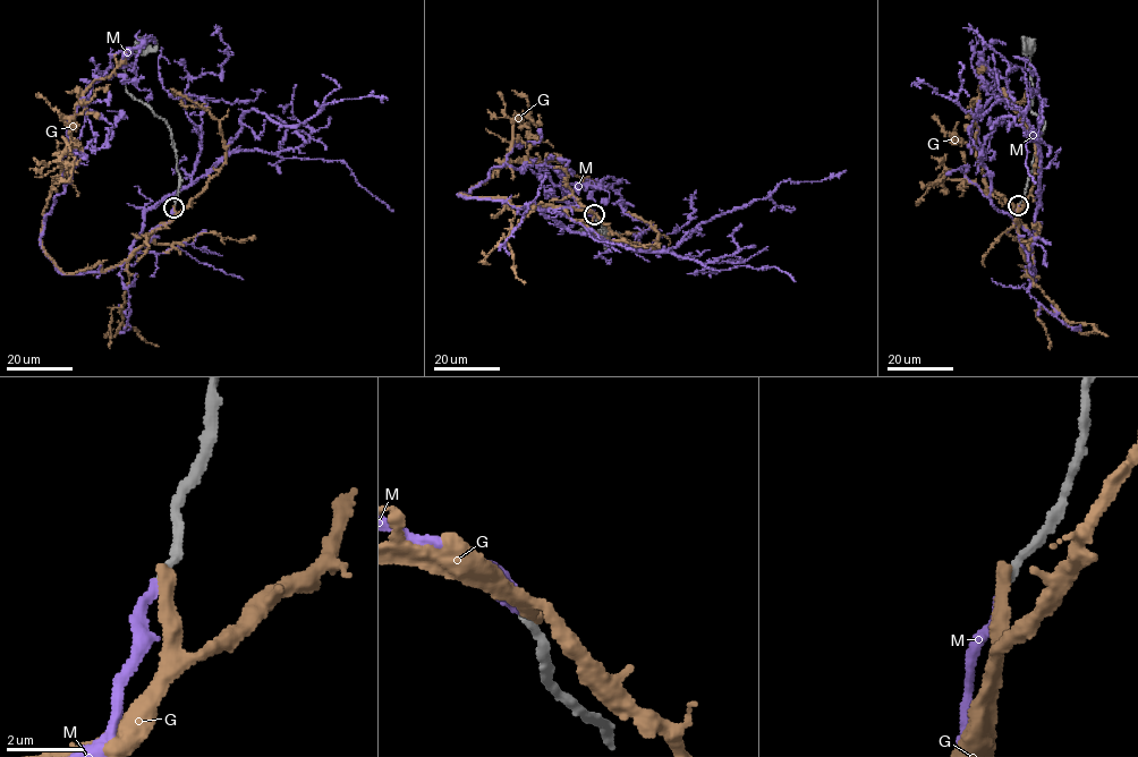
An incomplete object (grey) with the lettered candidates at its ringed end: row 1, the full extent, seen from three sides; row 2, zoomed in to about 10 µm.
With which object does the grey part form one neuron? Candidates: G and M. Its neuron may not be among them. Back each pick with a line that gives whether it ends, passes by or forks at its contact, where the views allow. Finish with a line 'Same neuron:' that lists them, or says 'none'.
M: it ends
Same neuron: M

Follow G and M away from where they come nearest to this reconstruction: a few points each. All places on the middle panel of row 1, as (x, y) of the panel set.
G: (595, 215), (560, 206), (517, 207), (502, 197), (459, 194), (467, 195), (506, 162), (526, 158), (597, 186)
M: (594, 214), (458, 194), (493, 167), (528, 160), (565, 190), (600, 188), (609, 176), (618, 184)

